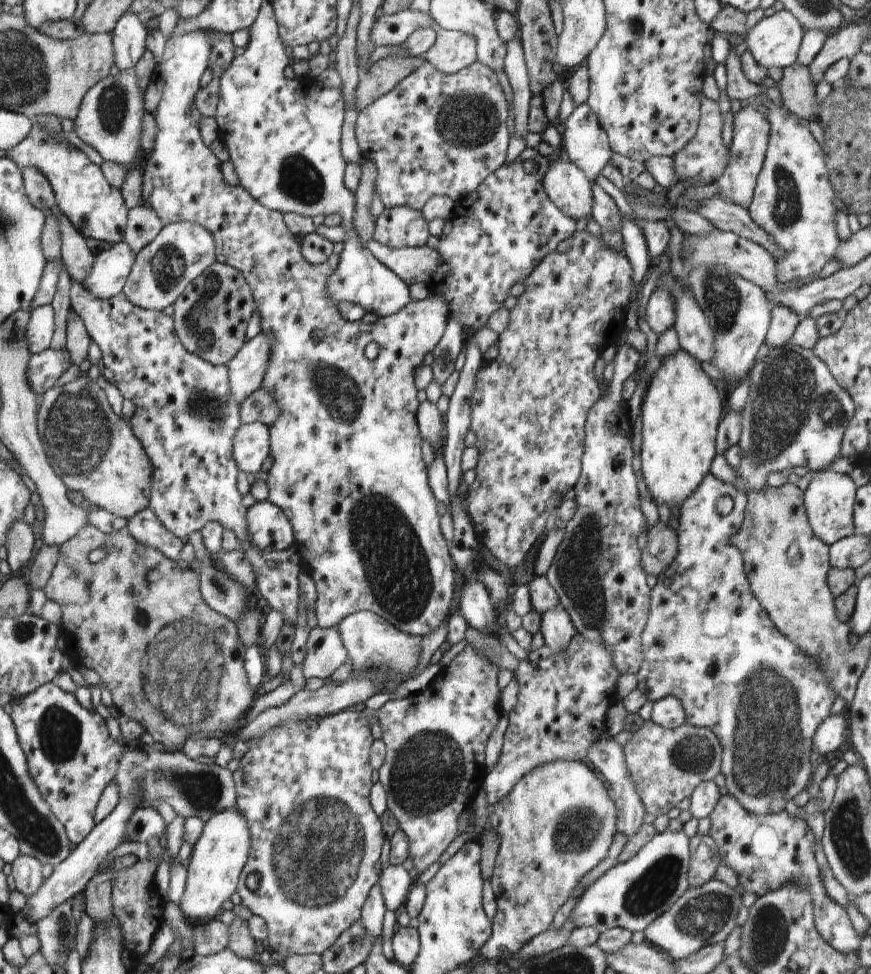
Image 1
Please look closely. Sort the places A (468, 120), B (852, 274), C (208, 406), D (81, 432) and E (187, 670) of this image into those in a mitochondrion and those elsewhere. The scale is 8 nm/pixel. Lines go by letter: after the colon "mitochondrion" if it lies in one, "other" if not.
A: mitochondrion
B: other
C: mitochondrion
D: mitochondrion
E: mitochondrion

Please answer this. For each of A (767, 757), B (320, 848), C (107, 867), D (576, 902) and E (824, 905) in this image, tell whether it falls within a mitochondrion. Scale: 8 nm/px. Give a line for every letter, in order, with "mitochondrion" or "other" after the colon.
A: mitochondrion
B: mitochondrion
C: other
D: other
E: other

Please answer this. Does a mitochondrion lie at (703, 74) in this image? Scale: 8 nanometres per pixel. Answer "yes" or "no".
no

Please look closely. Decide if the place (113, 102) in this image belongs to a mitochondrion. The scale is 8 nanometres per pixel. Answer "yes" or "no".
yes

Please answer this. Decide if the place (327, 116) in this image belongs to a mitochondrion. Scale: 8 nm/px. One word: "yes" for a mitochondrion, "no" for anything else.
no

